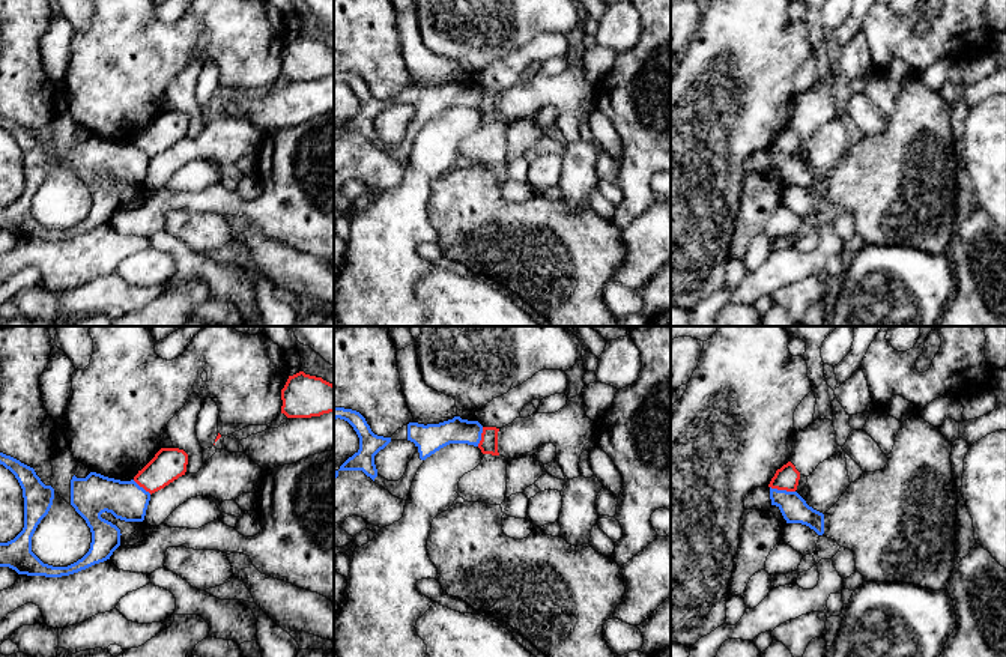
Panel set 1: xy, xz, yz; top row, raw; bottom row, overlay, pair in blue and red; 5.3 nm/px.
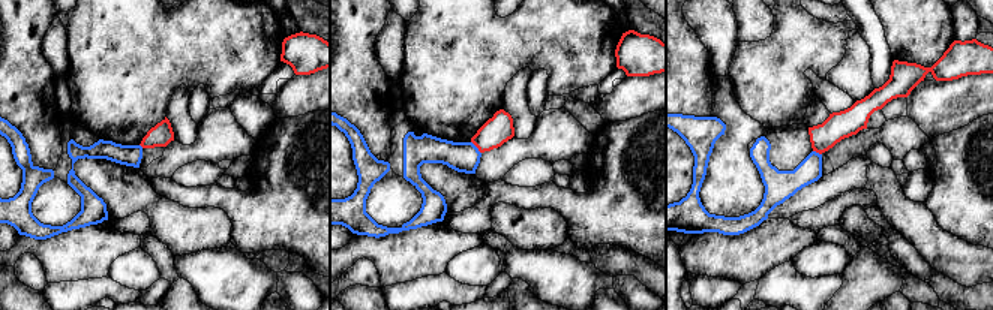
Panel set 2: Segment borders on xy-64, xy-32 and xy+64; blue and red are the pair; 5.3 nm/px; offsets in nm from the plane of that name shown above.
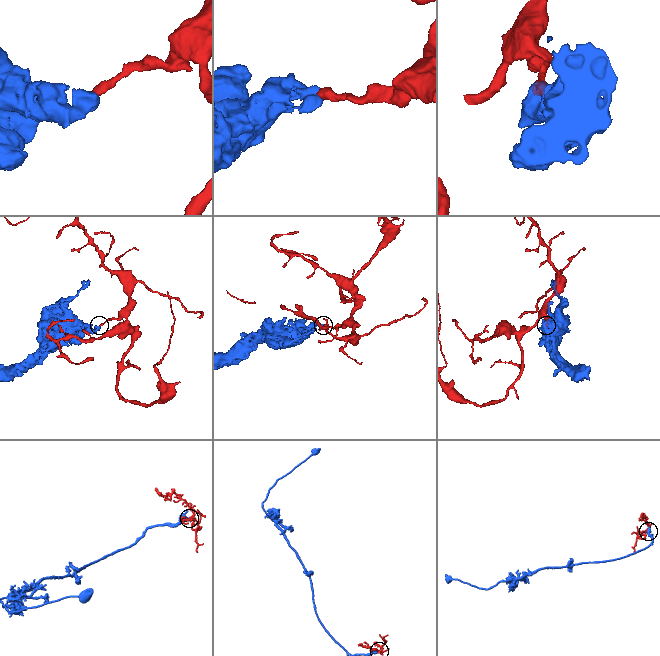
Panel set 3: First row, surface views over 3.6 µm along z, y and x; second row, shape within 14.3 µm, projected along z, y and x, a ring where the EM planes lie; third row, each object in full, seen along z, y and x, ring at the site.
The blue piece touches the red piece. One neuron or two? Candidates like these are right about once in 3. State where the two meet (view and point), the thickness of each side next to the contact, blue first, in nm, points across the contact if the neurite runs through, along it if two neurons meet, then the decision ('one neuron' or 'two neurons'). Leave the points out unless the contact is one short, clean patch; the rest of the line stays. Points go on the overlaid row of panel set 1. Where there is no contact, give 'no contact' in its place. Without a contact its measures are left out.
contact yz (782, 490); calibres 140 and 130 nm; border yz (770, 486), (794, 492); two neurons

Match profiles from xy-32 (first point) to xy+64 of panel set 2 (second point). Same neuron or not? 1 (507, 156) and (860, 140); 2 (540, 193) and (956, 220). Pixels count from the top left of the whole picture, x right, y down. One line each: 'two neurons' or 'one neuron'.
1: one neuron
2: one neuron

